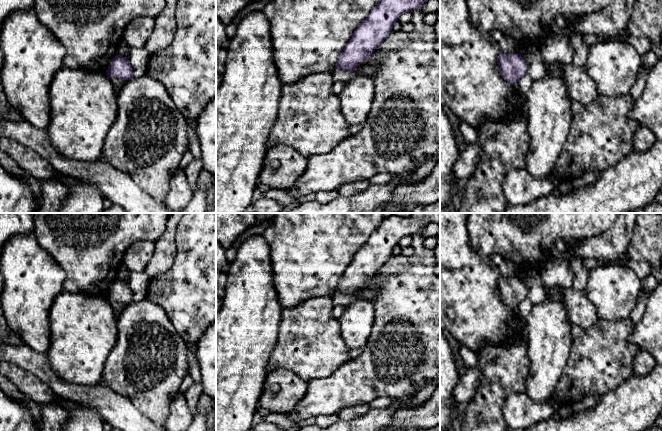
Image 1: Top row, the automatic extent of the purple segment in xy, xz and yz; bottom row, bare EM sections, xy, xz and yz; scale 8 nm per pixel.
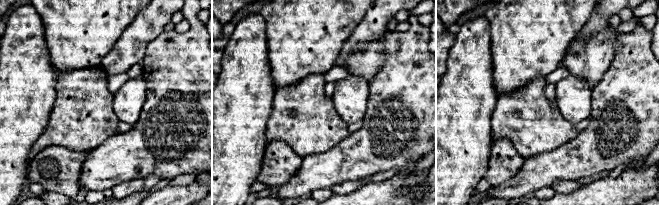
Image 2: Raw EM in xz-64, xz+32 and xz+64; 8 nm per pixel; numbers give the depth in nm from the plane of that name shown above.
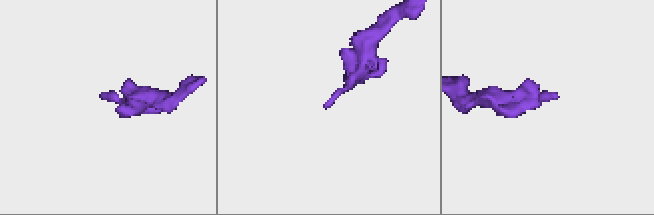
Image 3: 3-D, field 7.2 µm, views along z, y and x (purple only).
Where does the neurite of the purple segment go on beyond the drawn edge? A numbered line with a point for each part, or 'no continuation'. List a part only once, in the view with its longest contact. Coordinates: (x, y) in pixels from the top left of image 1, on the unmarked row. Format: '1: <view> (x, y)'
no continuation

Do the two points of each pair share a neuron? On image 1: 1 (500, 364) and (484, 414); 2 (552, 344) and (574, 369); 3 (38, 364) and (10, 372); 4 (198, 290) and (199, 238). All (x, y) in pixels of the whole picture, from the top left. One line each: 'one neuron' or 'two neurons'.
1: one neuron
2: two neurons
3: two neurons
4: one neuron

